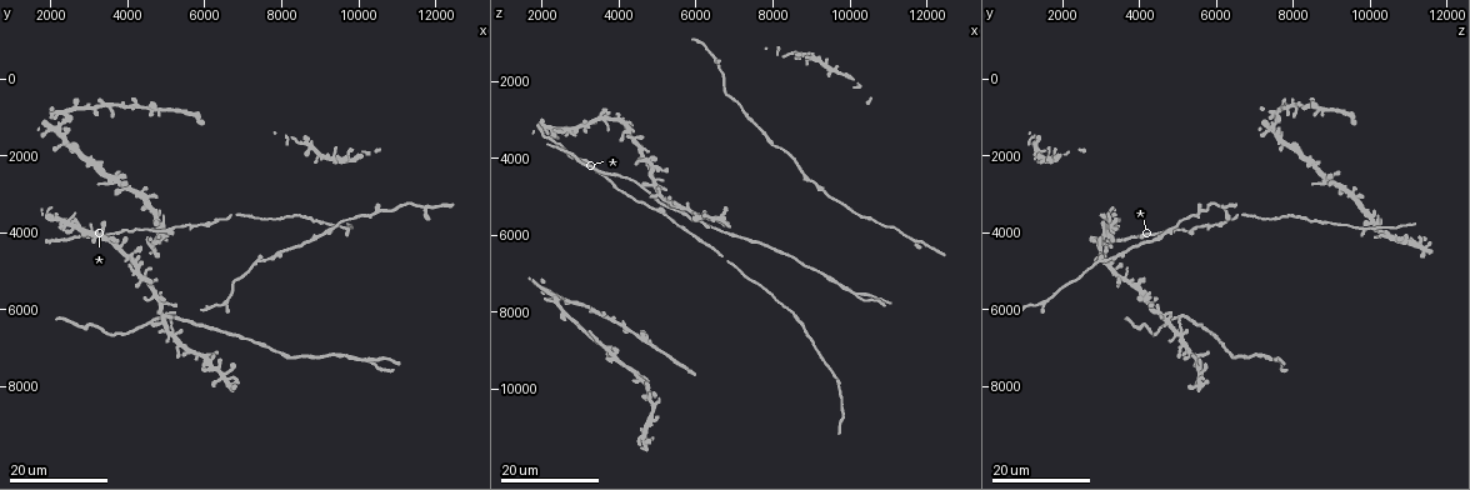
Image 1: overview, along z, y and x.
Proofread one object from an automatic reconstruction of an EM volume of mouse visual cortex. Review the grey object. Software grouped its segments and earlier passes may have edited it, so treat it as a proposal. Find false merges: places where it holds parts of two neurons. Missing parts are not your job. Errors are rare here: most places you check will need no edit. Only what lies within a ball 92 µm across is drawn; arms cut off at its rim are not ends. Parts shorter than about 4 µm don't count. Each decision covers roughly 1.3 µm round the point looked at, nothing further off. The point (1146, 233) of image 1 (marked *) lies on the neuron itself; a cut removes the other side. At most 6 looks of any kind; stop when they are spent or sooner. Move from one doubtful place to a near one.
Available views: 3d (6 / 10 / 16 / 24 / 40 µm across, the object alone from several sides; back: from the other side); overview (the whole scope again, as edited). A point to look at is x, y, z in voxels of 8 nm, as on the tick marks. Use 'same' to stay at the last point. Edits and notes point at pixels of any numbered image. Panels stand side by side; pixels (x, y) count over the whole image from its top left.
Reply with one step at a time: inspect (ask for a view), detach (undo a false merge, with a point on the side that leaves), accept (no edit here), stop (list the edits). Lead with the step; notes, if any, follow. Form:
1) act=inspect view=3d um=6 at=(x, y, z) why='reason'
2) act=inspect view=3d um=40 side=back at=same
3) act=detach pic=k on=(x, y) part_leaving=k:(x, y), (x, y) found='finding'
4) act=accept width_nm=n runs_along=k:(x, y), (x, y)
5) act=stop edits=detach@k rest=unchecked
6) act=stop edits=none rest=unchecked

act=inspect view=3d um=24 at=(4350, 5250, 3550) why='looks like a crossing'

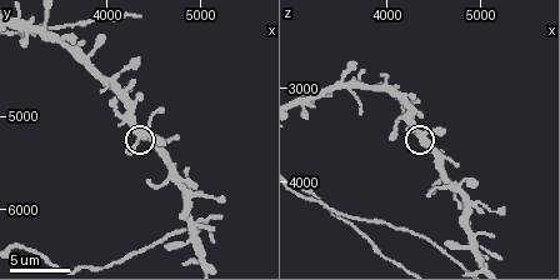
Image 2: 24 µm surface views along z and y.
act=inspect view=3d um=10 at=(4400, 5150, 3500) why='closer look'

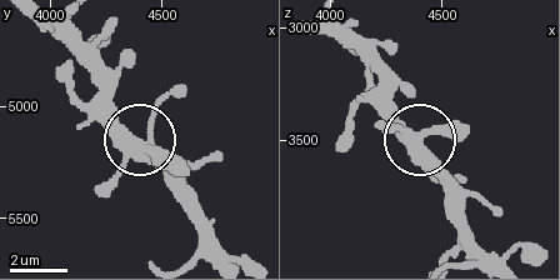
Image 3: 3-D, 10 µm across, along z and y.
act=accept arms=4 found='one neuron here'

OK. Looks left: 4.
act=inspect view=3d um=10 at=(4600, 6350, 4700) why='arms part here'

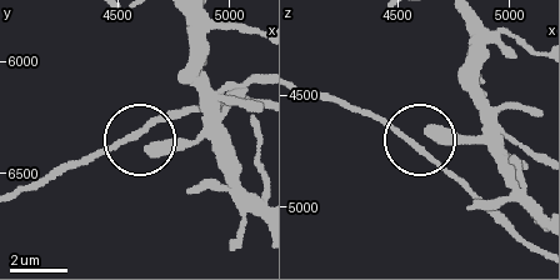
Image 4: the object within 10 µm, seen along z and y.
act=accept runs_along=4:(189, 26), (195, 134), (124, 141), (90, 160) found='all the same neuron'

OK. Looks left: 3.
act=inspect view=3d um=16 at=(10100, 7350, 7550) why='arms part here'

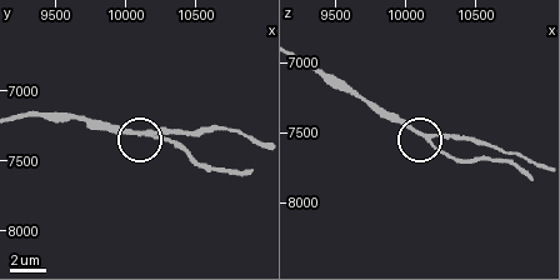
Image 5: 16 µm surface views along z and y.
act=inspect view=3d um=10 at=(10160, 7300, 7540) why='zoom in'

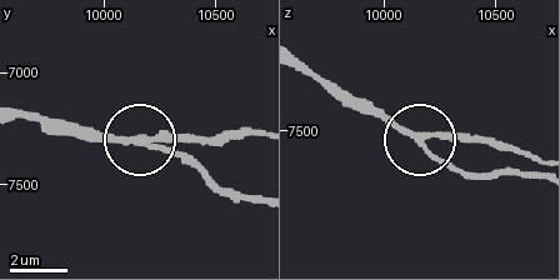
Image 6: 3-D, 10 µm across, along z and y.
act=accept width_nm=200 found='one neuron here'

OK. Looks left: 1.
act=stop edits=none rest=unchecked

